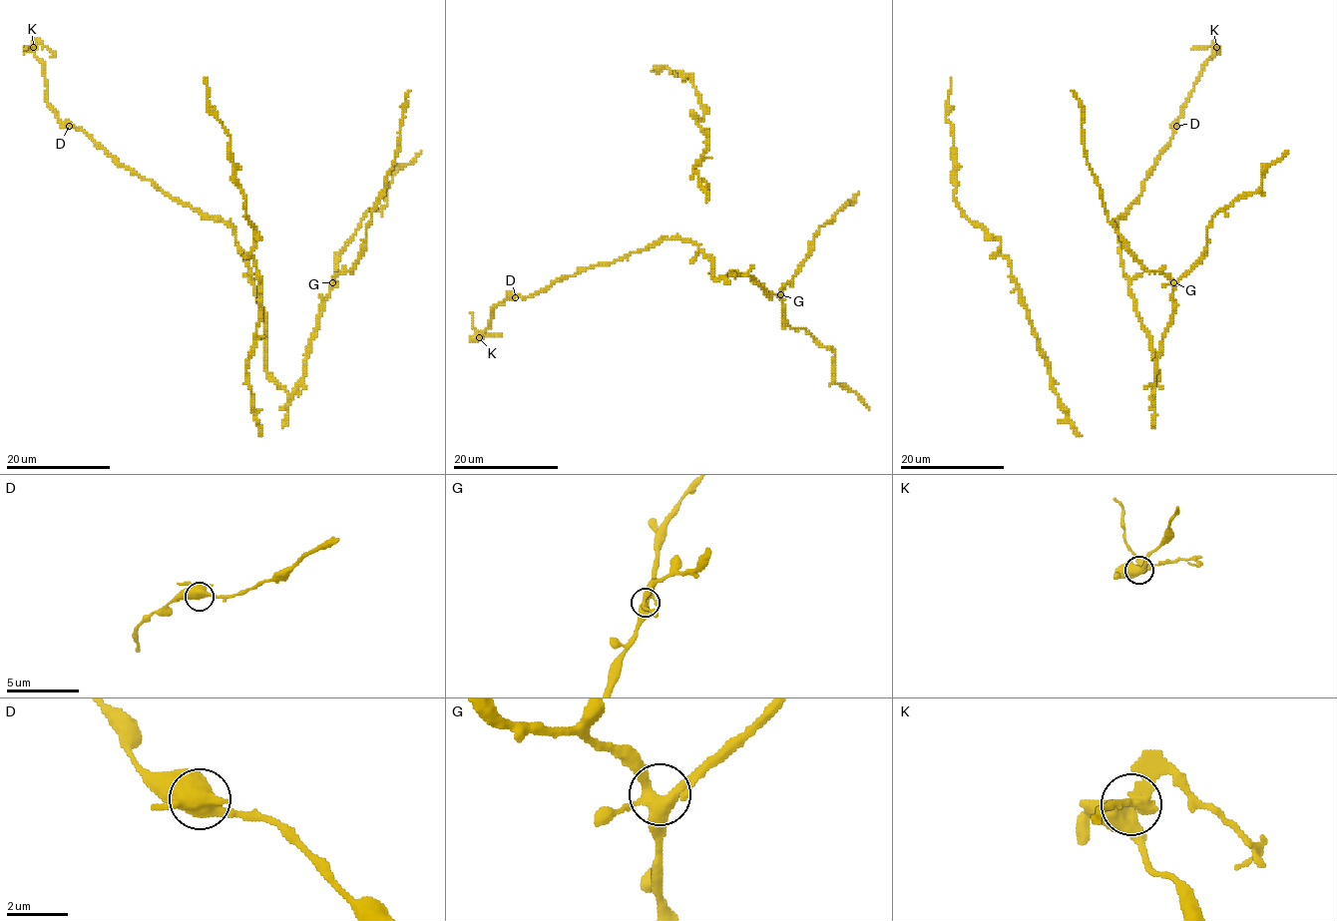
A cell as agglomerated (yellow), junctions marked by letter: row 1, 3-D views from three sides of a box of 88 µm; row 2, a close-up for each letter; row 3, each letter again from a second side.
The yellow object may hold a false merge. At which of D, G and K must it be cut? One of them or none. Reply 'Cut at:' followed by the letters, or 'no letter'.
Cut at: K

